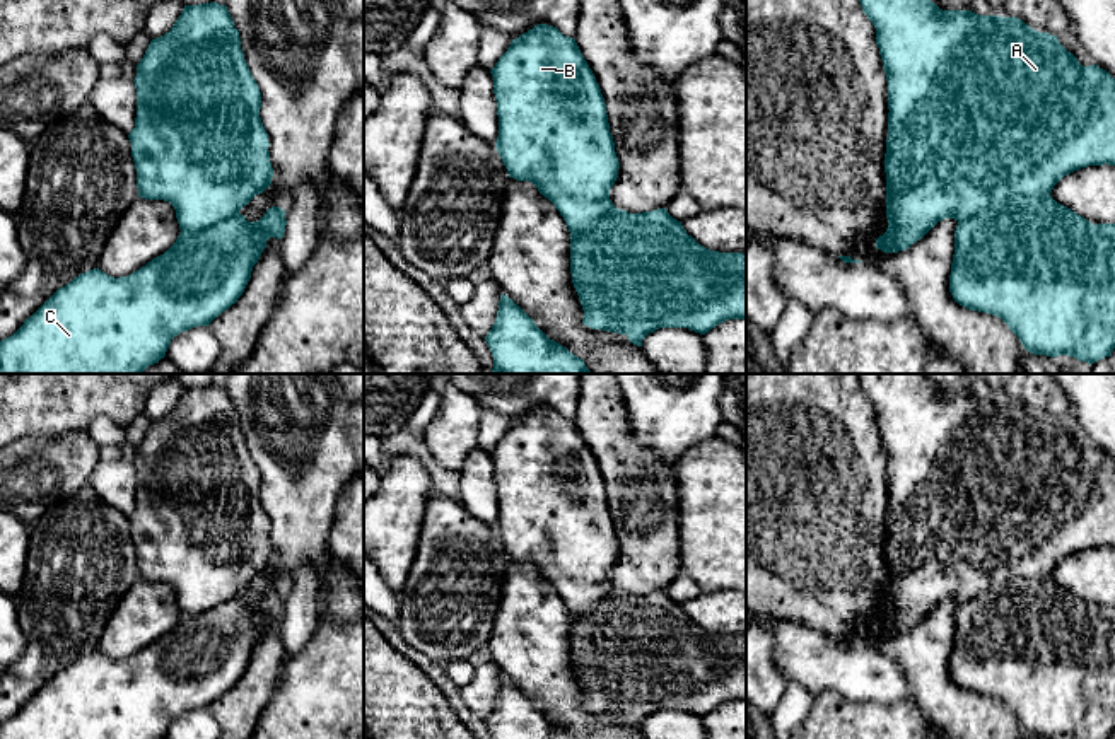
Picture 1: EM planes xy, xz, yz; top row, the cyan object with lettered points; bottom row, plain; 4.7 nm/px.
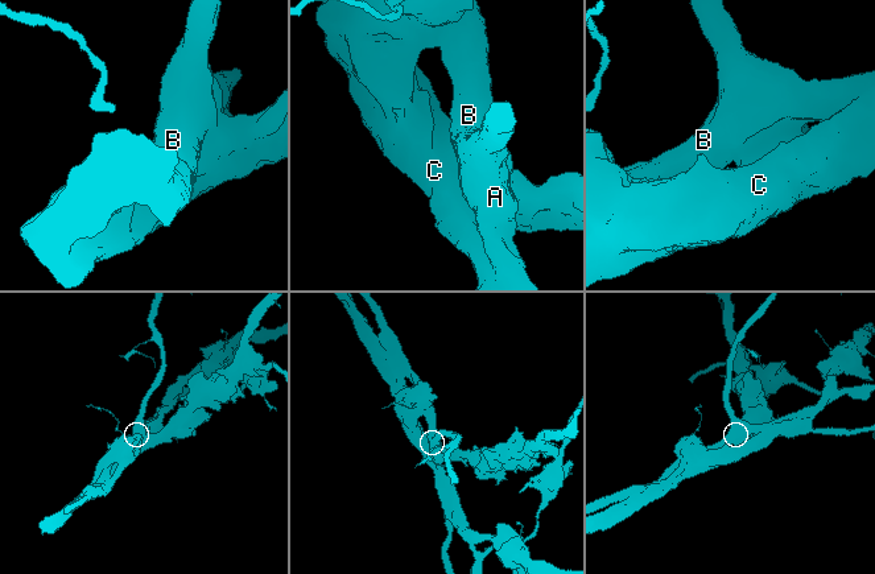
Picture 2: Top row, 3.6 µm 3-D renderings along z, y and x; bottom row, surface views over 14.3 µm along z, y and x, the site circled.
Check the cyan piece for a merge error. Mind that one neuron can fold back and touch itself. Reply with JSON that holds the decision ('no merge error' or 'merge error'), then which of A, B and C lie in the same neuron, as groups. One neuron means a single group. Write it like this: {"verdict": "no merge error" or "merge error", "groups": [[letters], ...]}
{"verdict": "no merge error", "groups": [["A", "B", "C"]]}

